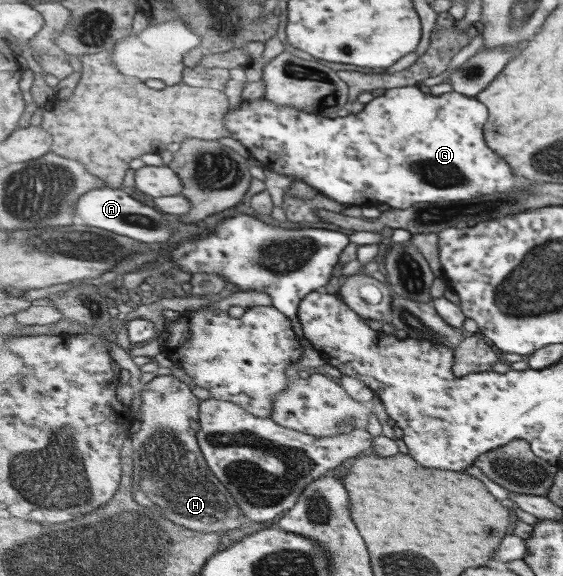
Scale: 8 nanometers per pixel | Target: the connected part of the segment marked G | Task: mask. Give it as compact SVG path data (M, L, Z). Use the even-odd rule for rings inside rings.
M411 86L411 87L397 87L395 89L389 90L389 93L384 94L385 97L381 96L379 99L375 99L373 103L369 103L367 105L367 109L363 111L363 113L359 113L359 115L349 115L349 117L339 117L339 119L331 118L329 117L323 117L323 115L315 115L314 113L305 111L304 109L299 109L298 107L293 106L284 106L279 105L278 103L275 103L274 101L271 101L267 98L261 98L256 100L245 100L243 99L243 102L239 106L238 109L233 109L229 113L229 118L227 118L226 124L227 127L230 128L230 132L232 133L232 137L236 140L239 140L246 148L249 149L249 152L251 155L253 155L257 160L259 160L263 166L267 167L268 170L274 171L278 174L283 174L286 176L289 176L294 179L304 179L309 185L312 185L313 187L316 187L320 192L327 194L329 197L333 198L334 200L337 200L340 203L345 203L346 205L353 205L353 206L360 206L361 208L365 206L377 206L377 203L387 203L389 206L393 208L399 208L399 209L407 209L409 207L413 207L415 203L437 203L439 201L461 201L461 200L472 200L476 197L479 197L480 195L491 195L491 194L505 194L509 193L509 191L527 191L529 186L532 186L533 184L537 184L537 182L533 183L523 183L523 179L521 177L517 177L515 173L513 173L513 167L503 159L503 157L499 157L493 149L491 149L490 145L487 145L487 141L485 141L485 135L486 135L486 125L488 124L487 121L489 121L489 109L490 107L486 103L481 103L482 100L477 98L472 98L471 96L465 95L463 92L458 92L453 90L452 92L447 92L443 94L442 96L435 96L431 93L423 93L419 87Z

